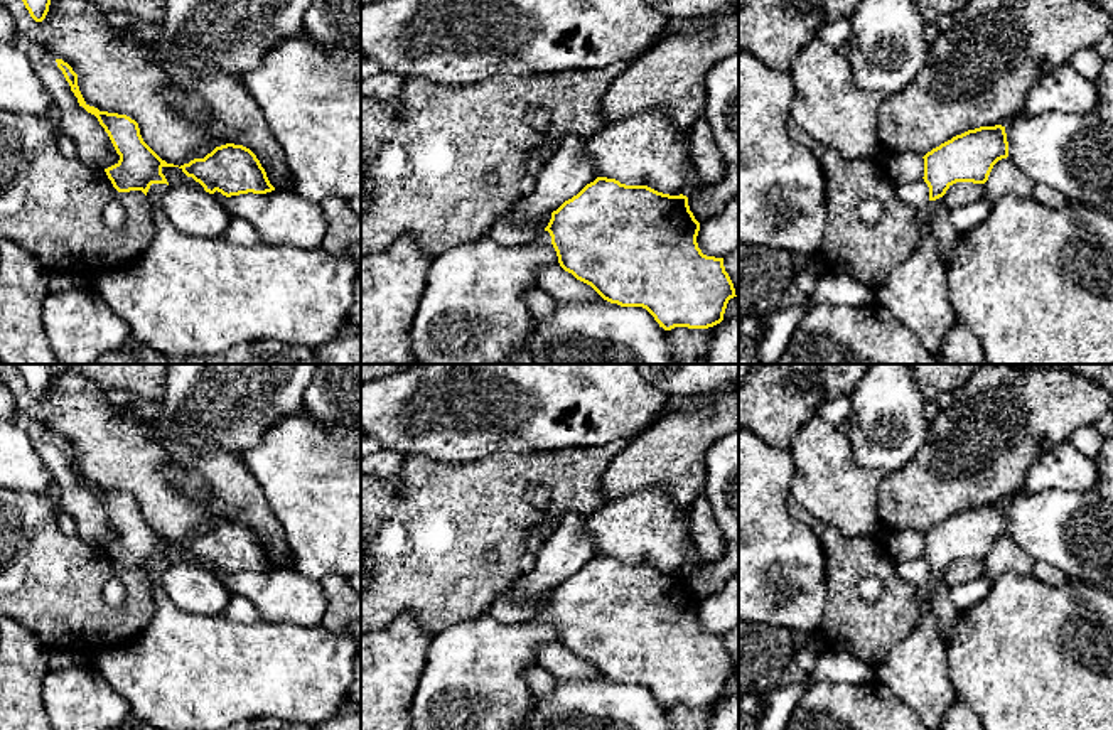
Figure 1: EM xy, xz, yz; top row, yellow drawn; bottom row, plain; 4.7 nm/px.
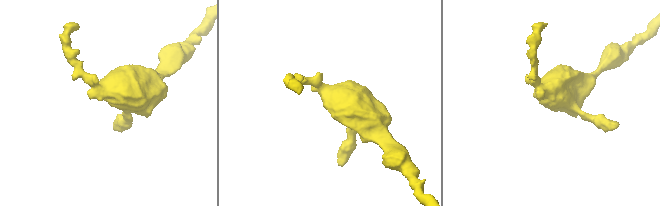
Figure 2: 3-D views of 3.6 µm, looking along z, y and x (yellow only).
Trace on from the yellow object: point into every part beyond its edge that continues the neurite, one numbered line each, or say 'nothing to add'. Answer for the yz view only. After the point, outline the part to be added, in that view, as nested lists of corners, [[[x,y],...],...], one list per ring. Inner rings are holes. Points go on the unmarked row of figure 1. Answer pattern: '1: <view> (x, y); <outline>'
1: yz (941, 604); [[[943,575],[929,578],[929,590],[931,609],[938,615],[941,639],[948,647],[953,639],[960,612],[949,598],[949,587],[944,583]]]

